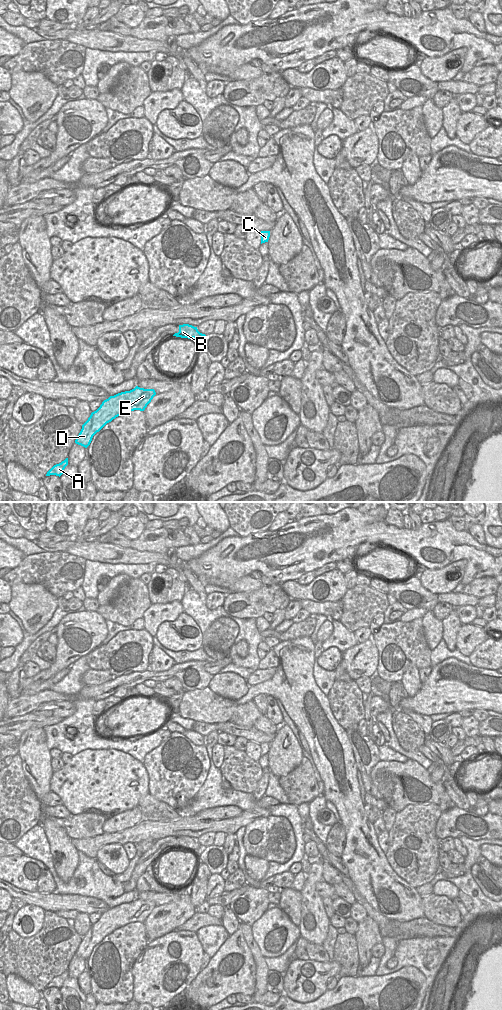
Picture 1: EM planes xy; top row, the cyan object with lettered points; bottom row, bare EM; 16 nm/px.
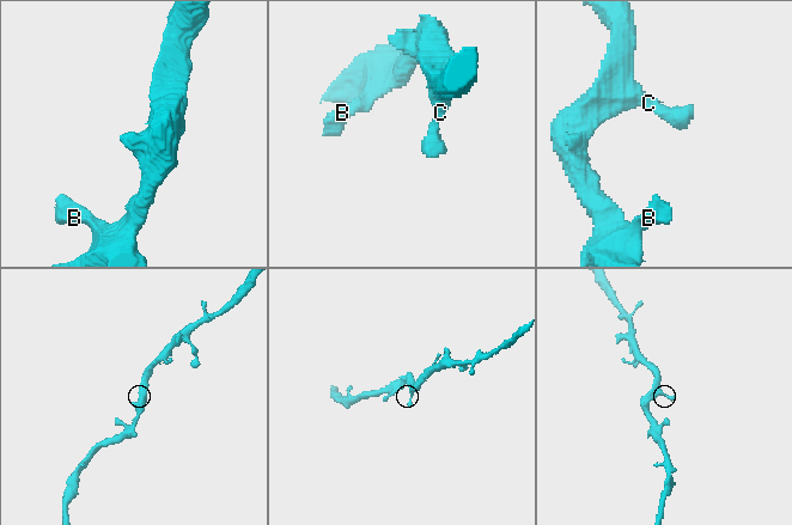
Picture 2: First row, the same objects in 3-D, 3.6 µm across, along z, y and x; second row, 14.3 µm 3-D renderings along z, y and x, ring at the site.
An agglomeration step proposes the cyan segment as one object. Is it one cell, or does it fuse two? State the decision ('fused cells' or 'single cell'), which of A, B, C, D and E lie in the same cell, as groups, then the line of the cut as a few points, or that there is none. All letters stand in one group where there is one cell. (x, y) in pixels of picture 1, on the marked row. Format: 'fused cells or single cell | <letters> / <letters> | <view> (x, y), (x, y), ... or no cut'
single cell | A B C D E | no cut

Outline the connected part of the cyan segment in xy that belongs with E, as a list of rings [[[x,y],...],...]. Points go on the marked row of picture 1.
[[[136,386],[130,391],[110,396],[102,402],[96,411],[91,413],[88,420],[82,425],[75,443],[87,448],[93,436],[107,423],[129,411],[144,411],[155,395],[154,389],[144,389]]]

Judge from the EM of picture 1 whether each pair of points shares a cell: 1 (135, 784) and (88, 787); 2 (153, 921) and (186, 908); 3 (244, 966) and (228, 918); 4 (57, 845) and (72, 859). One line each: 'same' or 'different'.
1: same
2: same
3: different
4: same

